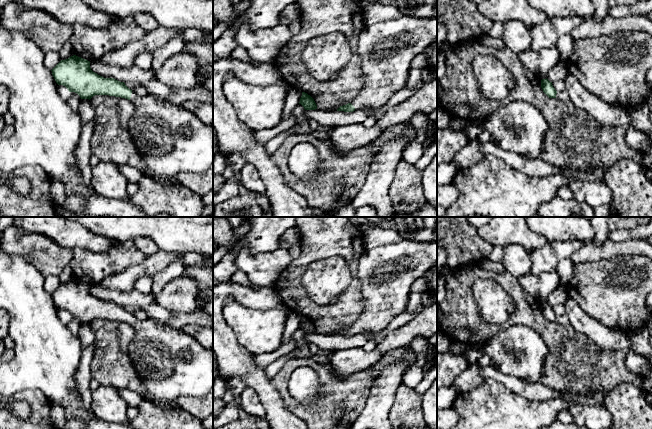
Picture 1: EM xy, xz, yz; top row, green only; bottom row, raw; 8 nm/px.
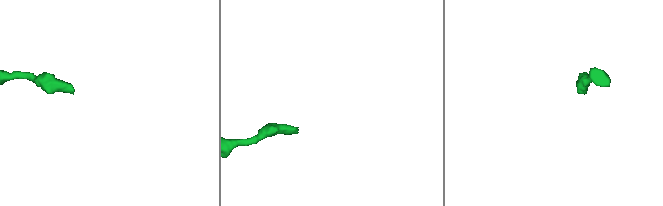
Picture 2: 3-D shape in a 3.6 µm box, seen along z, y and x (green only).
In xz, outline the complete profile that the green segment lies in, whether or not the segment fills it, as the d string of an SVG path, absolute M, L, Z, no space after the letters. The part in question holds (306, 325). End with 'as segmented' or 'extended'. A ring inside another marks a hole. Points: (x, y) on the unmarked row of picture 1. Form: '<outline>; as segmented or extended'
M302 316L302 320L300 322L299 328L301 328L305 334L317 333L317 329L315 327L314 323L305 316Z; as segmented

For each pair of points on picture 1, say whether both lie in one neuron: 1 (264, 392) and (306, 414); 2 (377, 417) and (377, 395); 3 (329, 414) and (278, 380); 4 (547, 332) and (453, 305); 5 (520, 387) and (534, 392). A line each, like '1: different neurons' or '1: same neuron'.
1: different neurons
2: same neuron
3: same neuron
4: same neuron
5: same neuron

